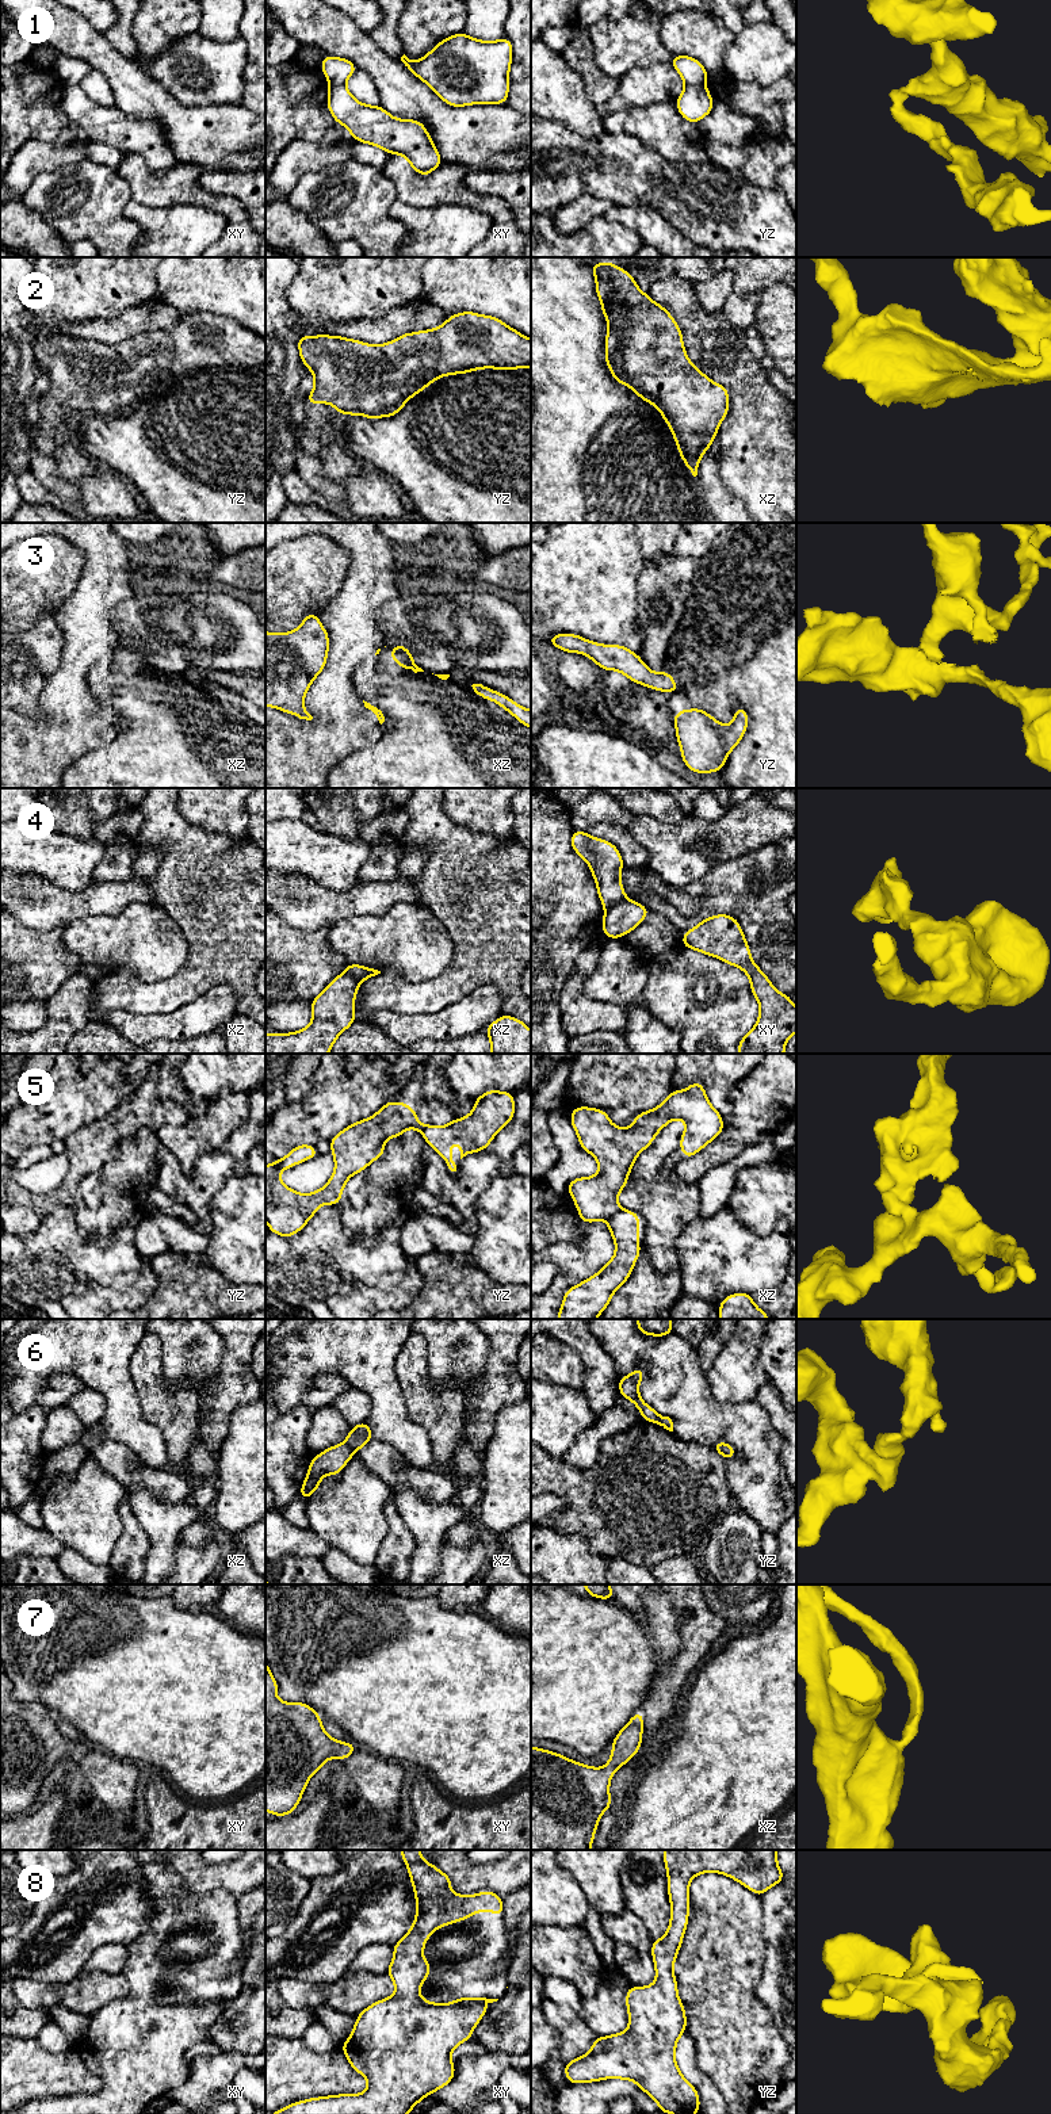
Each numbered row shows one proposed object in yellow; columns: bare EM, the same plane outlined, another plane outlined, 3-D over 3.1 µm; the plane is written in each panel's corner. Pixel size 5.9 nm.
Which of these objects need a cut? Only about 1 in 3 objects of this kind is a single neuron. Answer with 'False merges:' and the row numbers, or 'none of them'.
False merges: 1, 3, 4, 5, 6

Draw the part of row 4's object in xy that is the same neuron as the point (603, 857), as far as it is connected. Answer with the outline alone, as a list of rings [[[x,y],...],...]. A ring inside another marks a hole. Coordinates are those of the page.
[[[573,830],[570,845],[589,865],[604,910],[623,901],[626,895],[620,869],[624,863],[619,849],[607,840],[578,830]]]

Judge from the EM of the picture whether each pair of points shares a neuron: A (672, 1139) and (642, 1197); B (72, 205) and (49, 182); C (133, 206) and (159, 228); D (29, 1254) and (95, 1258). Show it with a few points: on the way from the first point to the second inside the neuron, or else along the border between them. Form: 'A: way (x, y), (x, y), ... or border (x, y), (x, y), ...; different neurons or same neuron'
A: way (657, 1154), (646, 1168), (646, 1182); same neuron
B: way (67, 199), (54, 187); same neuron
C: way (140, 213), (152, 221); same neuron
D: way (45, 1258), (79, 1258); same neuron

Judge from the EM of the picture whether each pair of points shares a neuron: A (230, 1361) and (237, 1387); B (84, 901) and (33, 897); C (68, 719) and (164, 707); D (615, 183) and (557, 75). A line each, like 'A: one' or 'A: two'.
A: one
B: one
C: two
D: two

